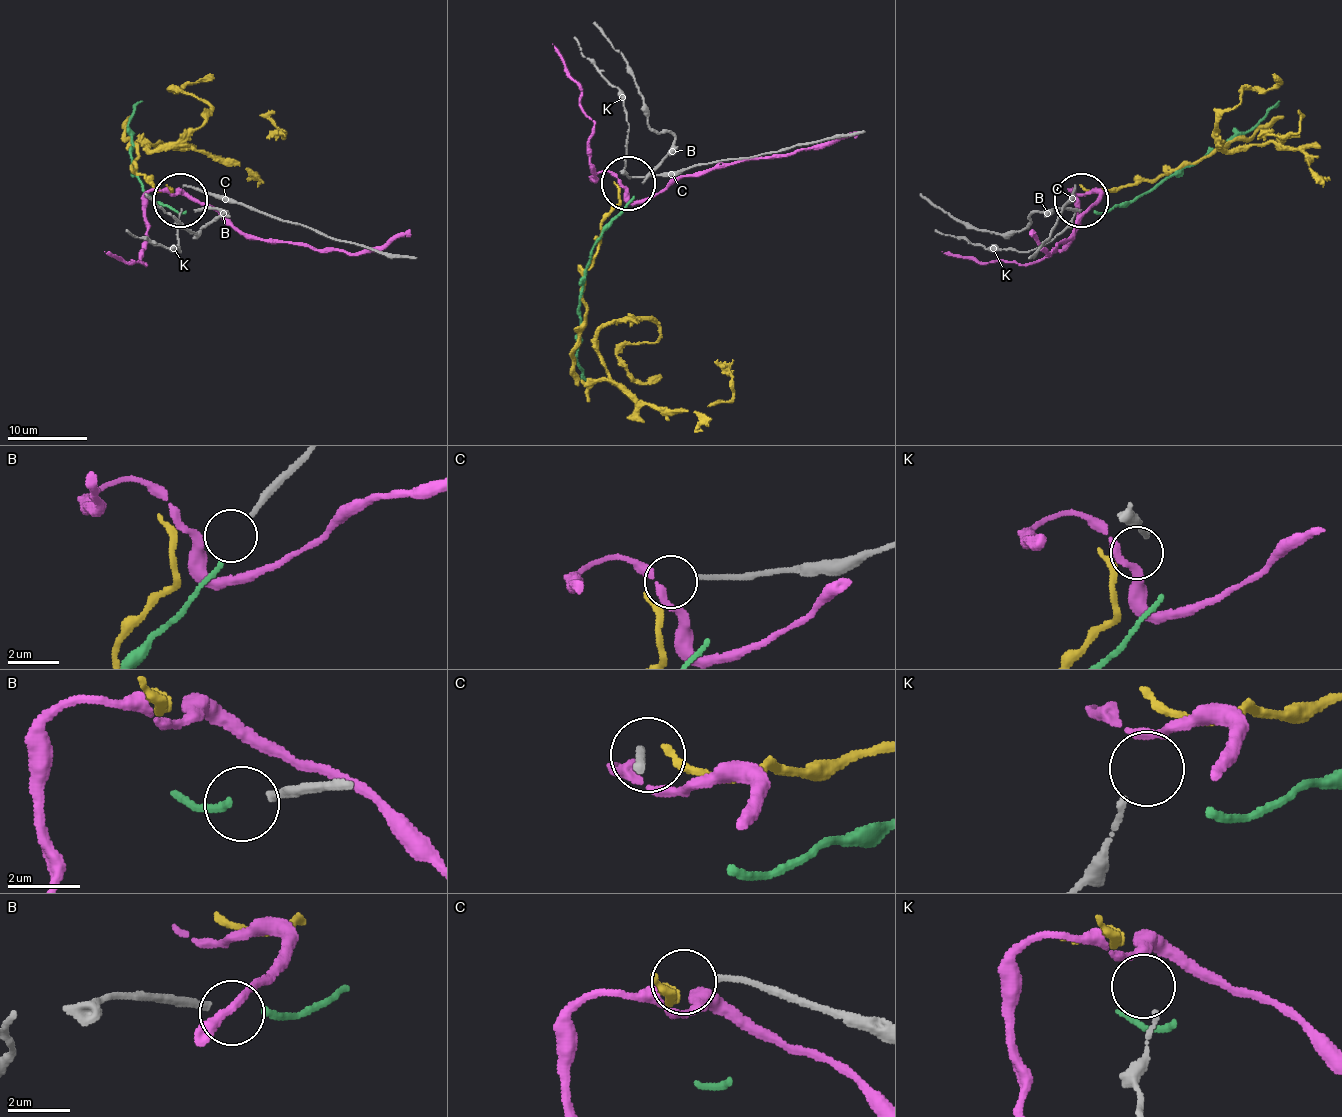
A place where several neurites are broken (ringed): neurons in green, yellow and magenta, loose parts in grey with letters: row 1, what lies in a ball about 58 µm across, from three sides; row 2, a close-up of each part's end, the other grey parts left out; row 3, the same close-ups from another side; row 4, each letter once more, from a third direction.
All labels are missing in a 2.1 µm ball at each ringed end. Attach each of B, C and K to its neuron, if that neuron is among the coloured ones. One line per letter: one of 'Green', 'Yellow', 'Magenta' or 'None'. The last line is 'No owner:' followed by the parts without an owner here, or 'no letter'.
B: Green
C: None
K: None
No owner: C, K

